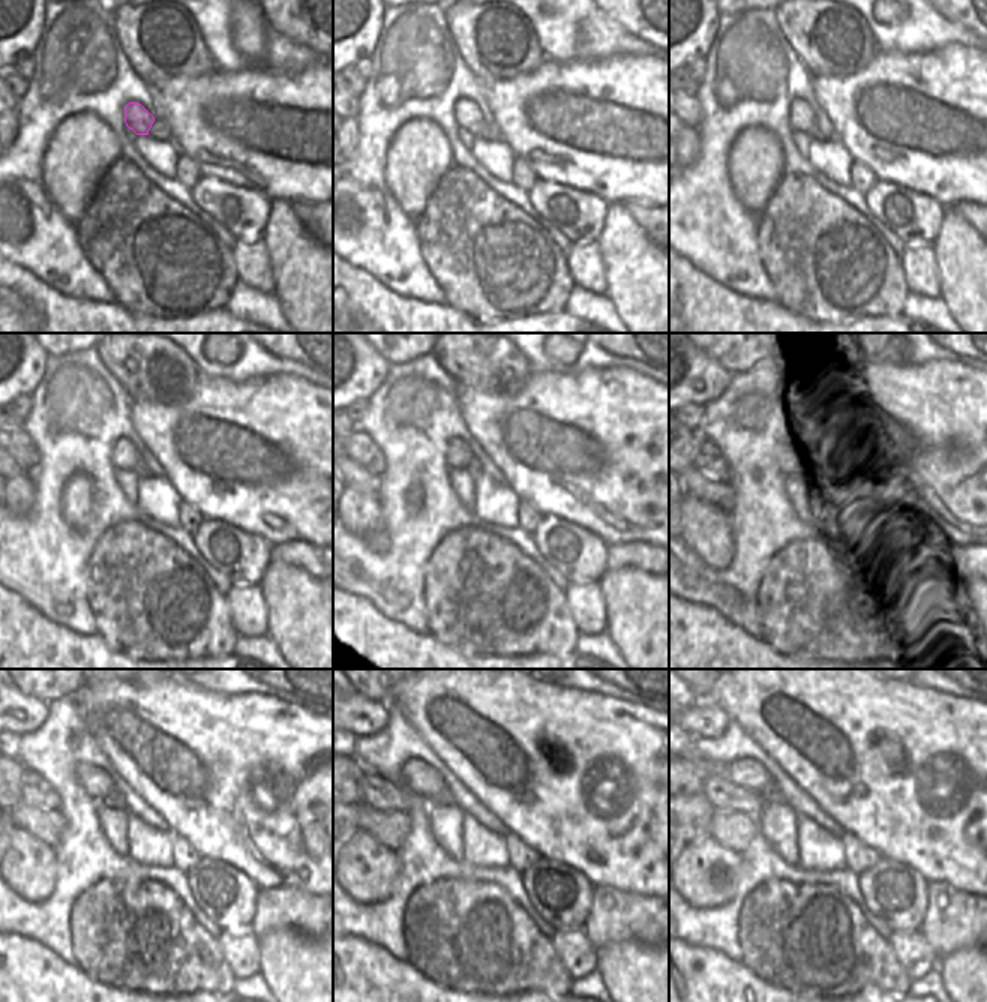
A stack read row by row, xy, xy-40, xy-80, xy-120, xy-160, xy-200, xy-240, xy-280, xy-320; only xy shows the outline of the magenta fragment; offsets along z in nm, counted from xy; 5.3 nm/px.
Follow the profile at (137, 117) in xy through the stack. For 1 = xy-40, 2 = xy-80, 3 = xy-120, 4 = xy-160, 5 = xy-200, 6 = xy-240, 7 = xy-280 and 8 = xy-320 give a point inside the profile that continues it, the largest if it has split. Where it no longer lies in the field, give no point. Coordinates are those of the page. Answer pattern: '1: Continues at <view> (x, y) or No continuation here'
1: Continues at xy-40 (467, 113)
2: Continues at xy-80 (801, 116)
3: Continues at xy-120 (125, 455)
4: Continues at xy-160 (458, 455)
5: Continues at xy-200 (786, 452)
6: Continues at xy-240 (96, 783)
7: Continues at xy-280 (423, 780)
8: Continues at xy-320 (747, 773)

